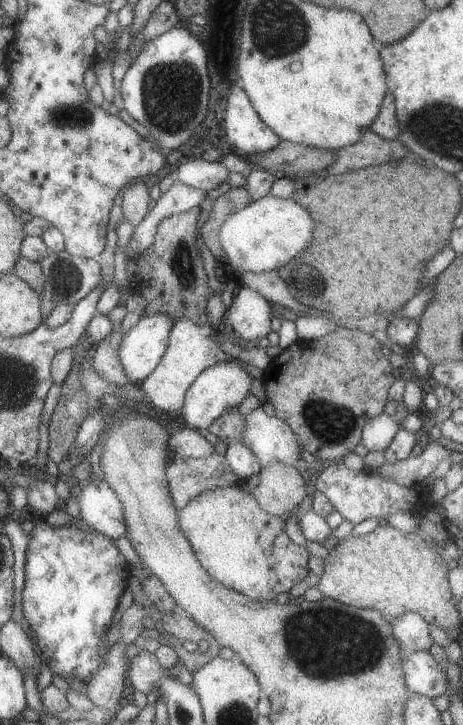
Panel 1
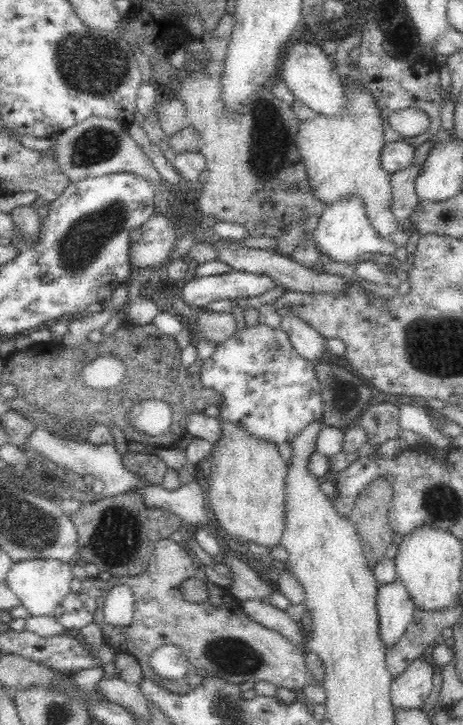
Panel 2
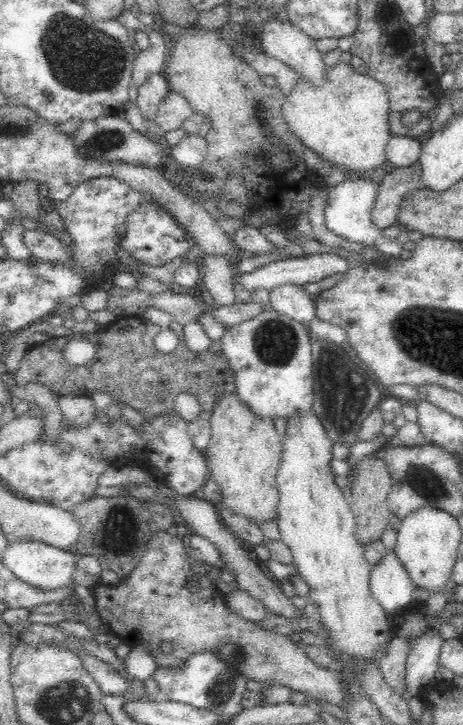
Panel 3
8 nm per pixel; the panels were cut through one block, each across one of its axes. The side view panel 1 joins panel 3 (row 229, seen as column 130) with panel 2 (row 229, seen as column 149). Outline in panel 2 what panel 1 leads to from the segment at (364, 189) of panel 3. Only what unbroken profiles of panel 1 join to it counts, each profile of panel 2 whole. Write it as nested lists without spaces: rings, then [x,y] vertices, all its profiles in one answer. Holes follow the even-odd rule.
[[[348,196],[344,200],[334,202],[332,206],[325,206],[322,216],[313,232],[313,243],[321,256],[327,256],[332,262],[342,262],[342,264],[351,264],[359,262],[358,257],[364,252],[379,253],[382,255],[392,254],[401,262],[411,261],[411,256],[405,248],[398,248],[392,240],[380,238],[375,228],[369,223],[365,215],[365,208],[357,196]]]

